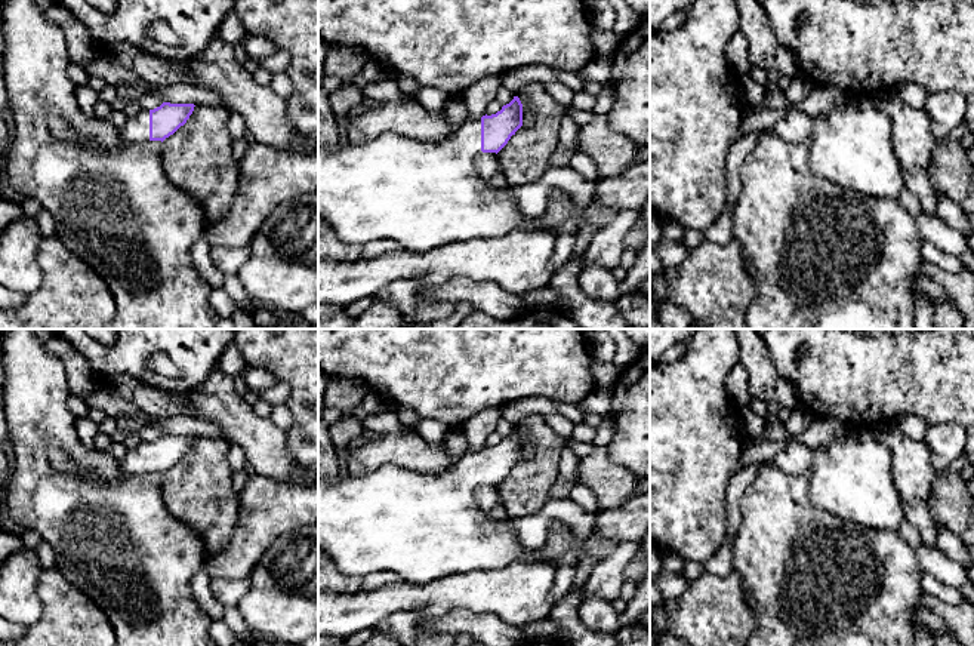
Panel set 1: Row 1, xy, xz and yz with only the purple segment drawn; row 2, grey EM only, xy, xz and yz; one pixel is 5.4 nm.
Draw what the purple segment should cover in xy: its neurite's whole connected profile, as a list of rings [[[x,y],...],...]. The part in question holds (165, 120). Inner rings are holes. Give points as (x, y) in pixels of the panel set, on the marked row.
[[[163,102],[154,110],[141,110],[118,127],[121,142],[164,141],[187,123],[194,104]]]

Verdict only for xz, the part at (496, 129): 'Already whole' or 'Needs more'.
Needs more

